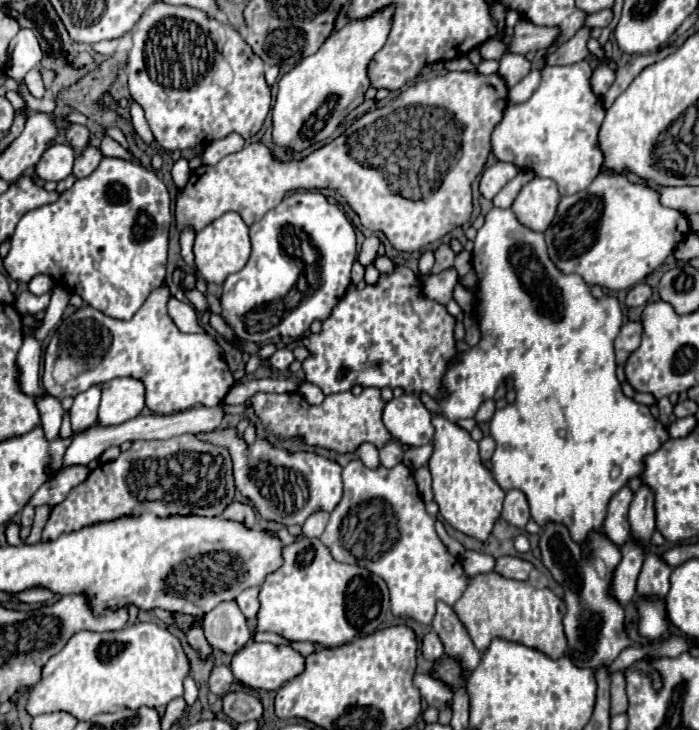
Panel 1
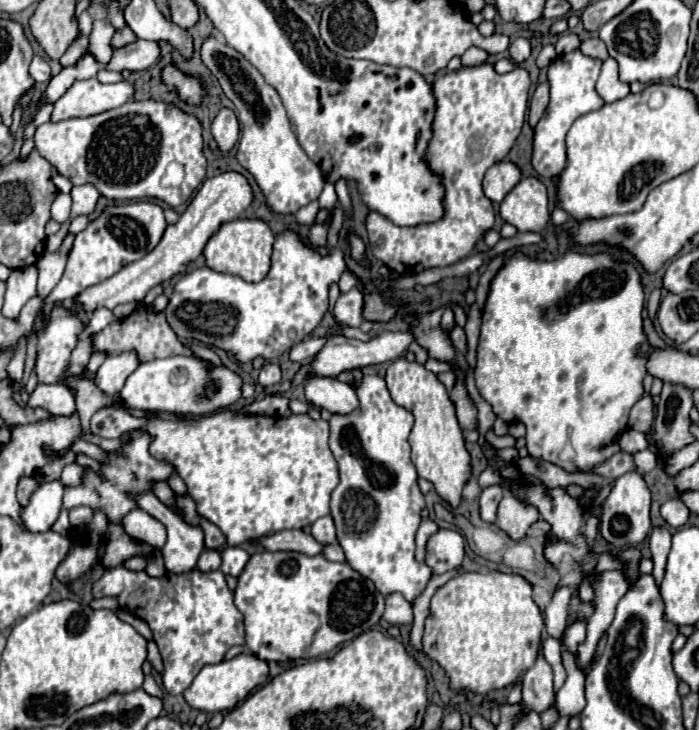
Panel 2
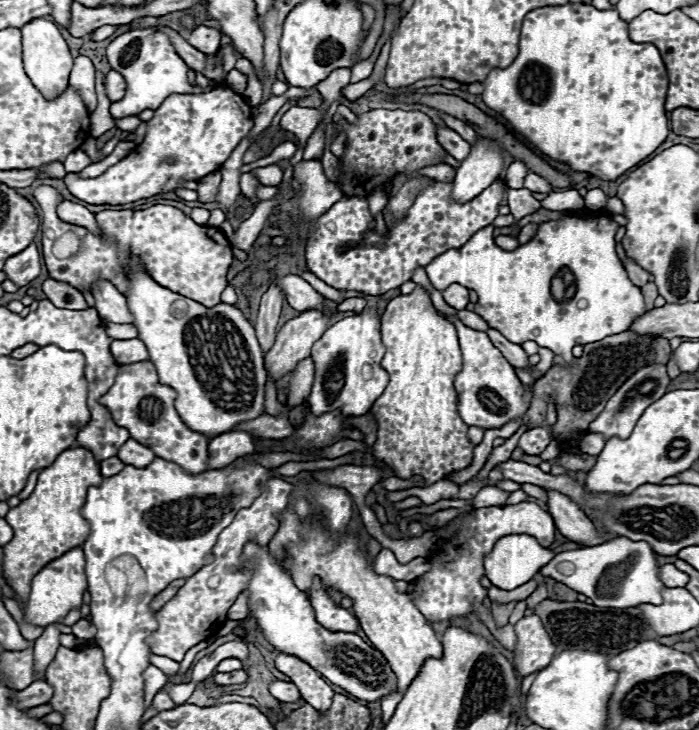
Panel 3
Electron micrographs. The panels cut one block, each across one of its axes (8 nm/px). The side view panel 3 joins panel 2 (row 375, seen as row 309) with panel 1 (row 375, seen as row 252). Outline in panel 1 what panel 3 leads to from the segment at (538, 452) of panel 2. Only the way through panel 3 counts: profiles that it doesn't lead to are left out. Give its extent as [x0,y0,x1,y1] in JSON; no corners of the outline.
[438,208,668,542]

